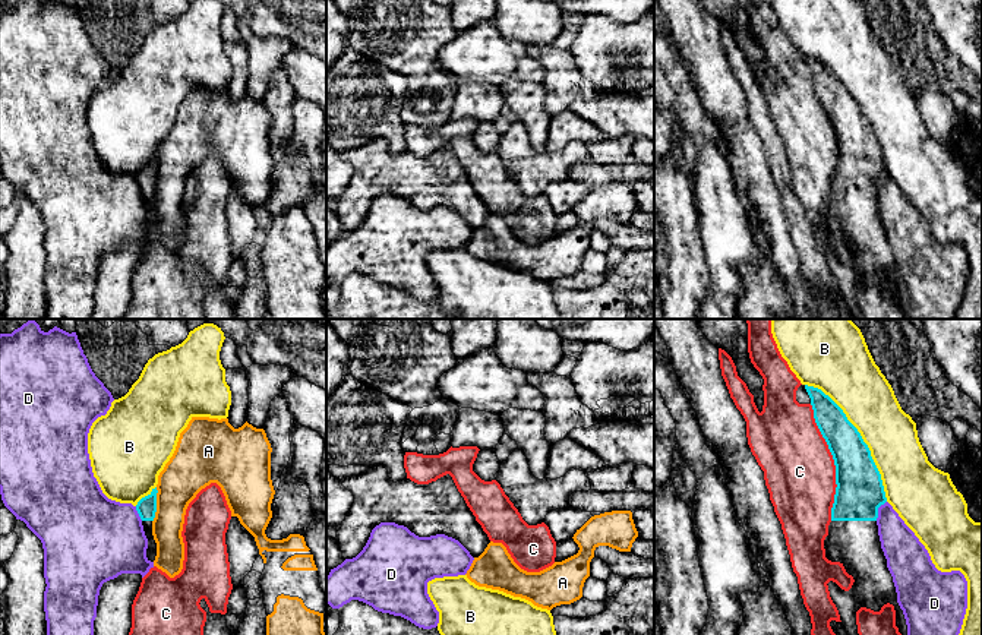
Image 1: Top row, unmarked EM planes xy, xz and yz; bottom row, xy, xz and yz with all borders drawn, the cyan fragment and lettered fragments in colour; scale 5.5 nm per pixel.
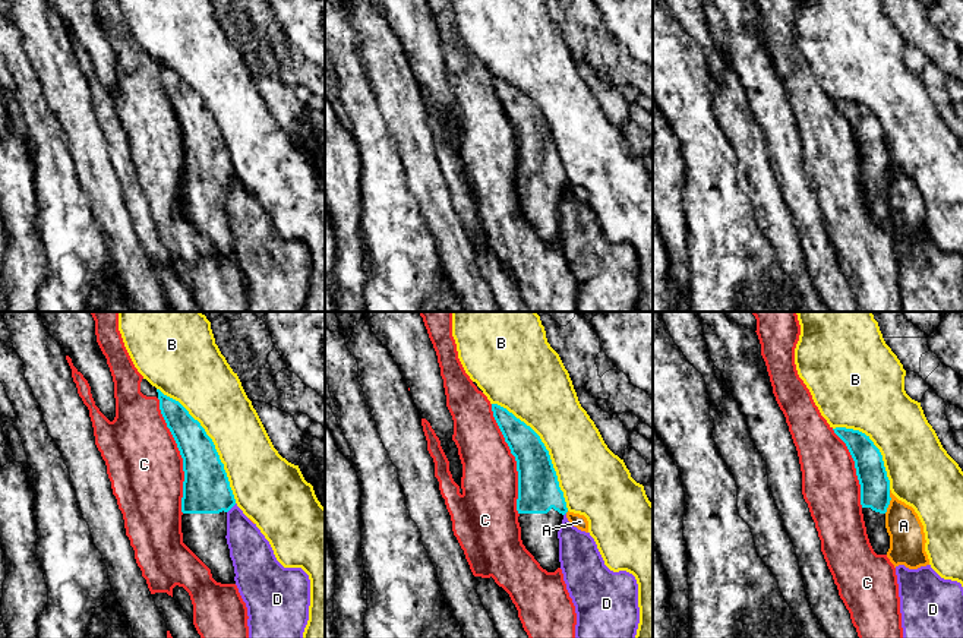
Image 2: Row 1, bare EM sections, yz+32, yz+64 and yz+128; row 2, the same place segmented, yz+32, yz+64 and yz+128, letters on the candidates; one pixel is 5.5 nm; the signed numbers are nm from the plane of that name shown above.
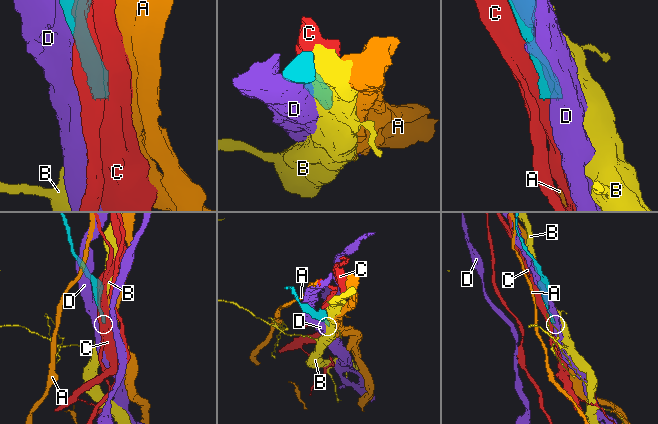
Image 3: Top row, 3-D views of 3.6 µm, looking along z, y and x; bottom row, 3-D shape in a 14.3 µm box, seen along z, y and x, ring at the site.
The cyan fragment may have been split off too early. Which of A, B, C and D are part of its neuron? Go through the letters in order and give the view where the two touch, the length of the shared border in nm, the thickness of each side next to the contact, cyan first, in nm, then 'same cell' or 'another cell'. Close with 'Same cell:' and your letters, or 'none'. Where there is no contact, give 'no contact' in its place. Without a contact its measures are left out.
A: xy | 190 nm | 110/240 nm | another cell
B: yz | 800 nm | 240/300 nm | another cell
C: yz | 650 nm | 260/400 nm | another cell
D: yz | 130 nm | 260/200 nm | another cell
Same cell: none

